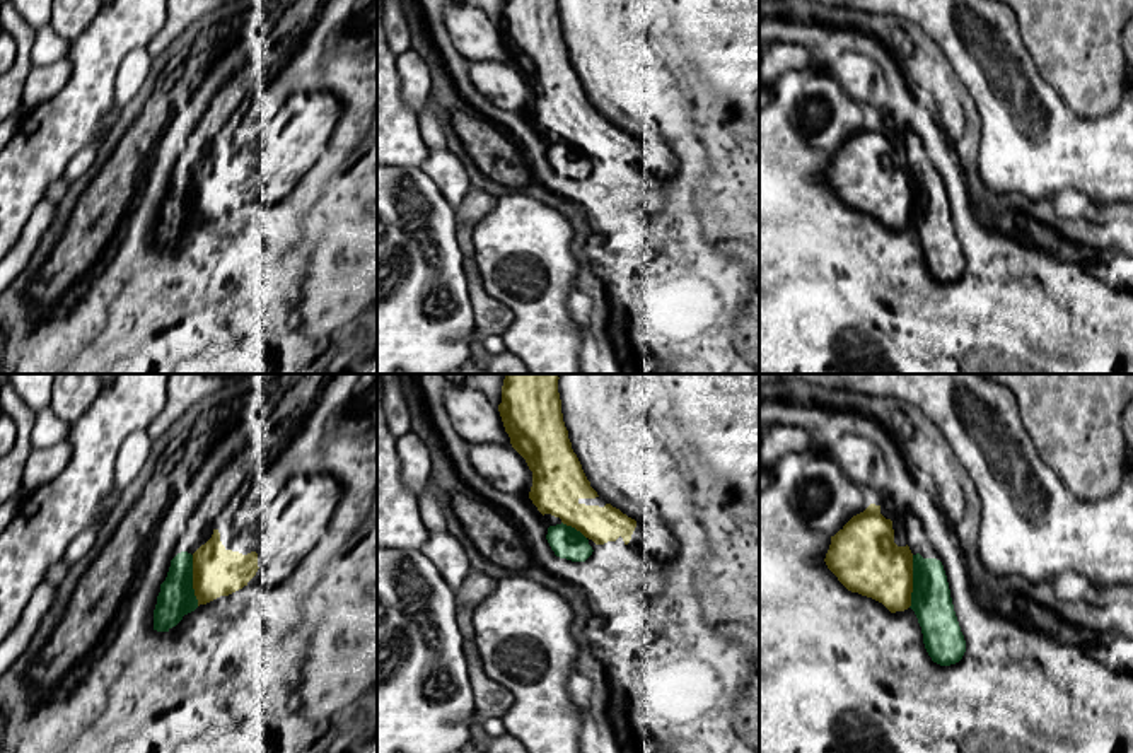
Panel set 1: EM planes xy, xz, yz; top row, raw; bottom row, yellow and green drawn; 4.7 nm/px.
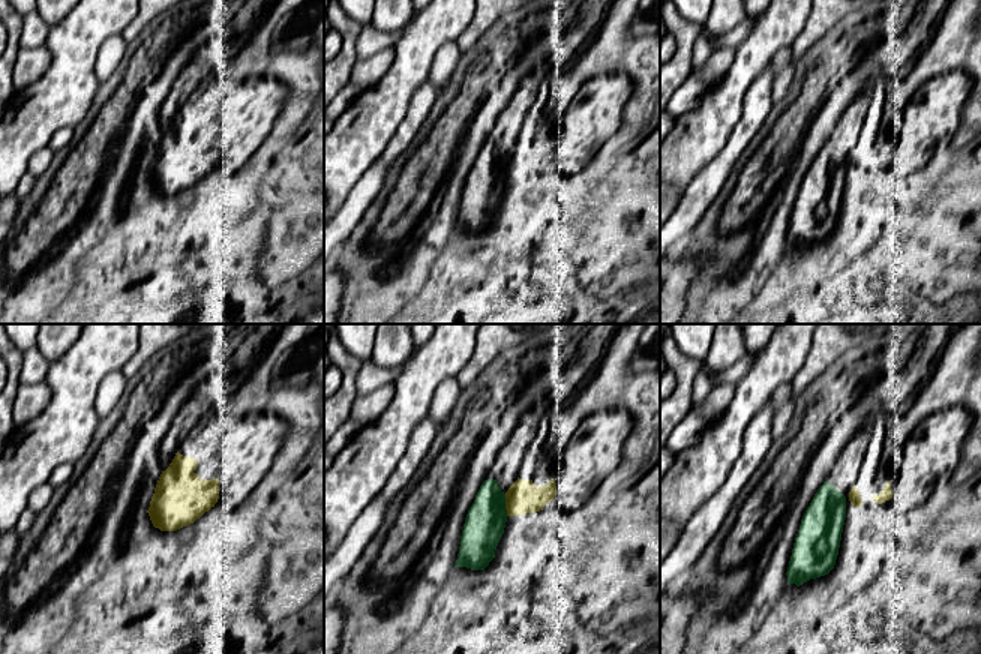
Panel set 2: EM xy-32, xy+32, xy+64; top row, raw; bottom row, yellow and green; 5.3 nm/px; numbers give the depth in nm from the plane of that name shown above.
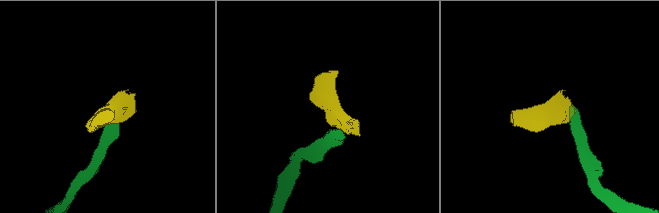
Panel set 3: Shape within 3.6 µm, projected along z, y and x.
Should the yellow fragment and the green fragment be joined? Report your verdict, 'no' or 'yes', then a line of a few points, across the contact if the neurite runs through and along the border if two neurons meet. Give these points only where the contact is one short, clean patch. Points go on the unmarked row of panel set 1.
no; line yz (913, 173), (913, 209), (908, 224)

